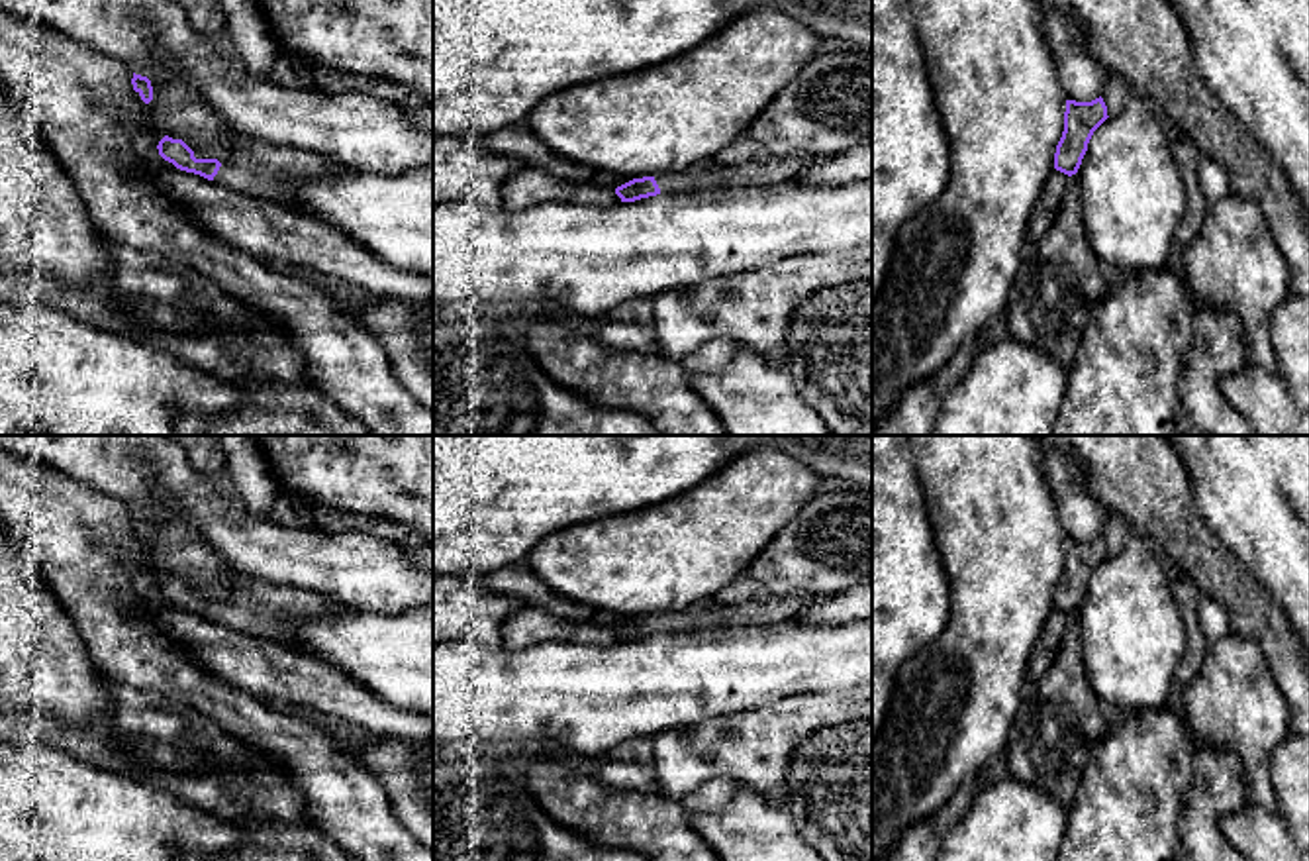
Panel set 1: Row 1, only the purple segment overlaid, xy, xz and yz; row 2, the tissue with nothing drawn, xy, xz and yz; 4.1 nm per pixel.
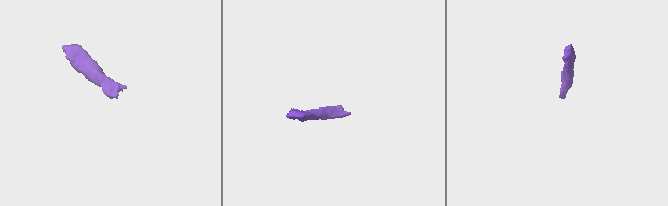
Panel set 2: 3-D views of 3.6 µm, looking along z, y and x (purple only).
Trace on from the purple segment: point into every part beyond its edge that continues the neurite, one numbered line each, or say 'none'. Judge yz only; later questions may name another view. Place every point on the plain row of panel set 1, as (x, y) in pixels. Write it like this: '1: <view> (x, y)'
none

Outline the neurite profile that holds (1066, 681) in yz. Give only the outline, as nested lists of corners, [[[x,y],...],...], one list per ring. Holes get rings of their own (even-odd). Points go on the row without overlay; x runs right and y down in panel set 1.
[[[1078,612],[1068,616],[1068,626],[1054,663],[1037,683],[1037,688],[1044,700],[1068,704],[1091,743],[1097,743],[1109,732],[1105,708],[1095,696],[1084,667]]]

